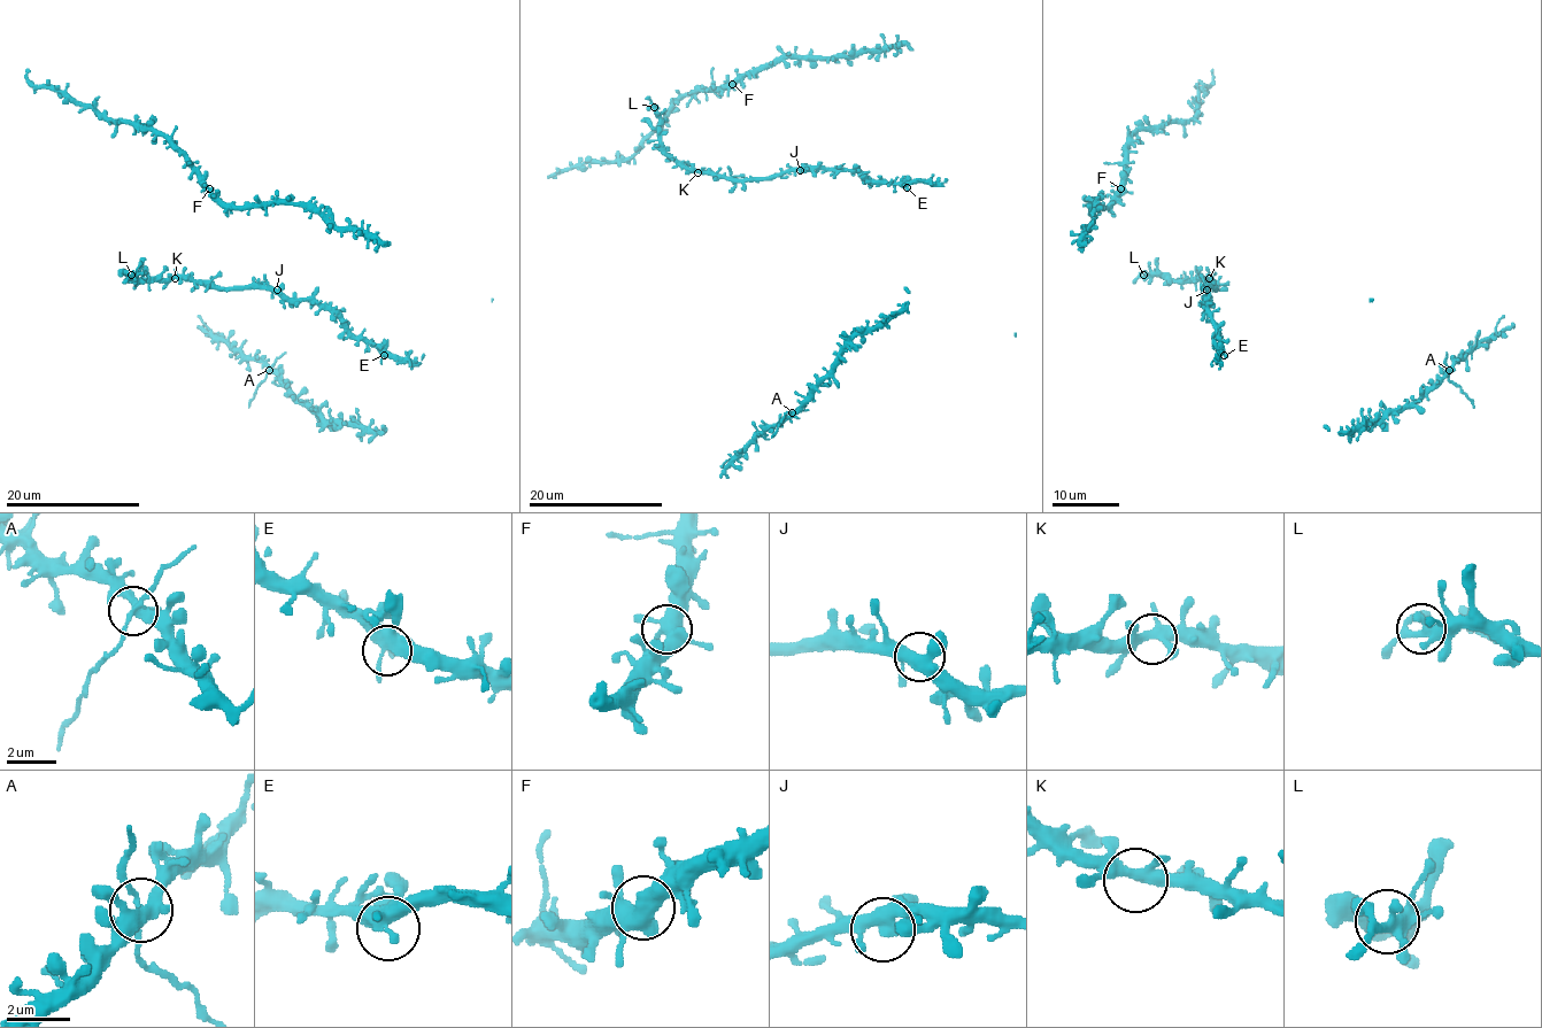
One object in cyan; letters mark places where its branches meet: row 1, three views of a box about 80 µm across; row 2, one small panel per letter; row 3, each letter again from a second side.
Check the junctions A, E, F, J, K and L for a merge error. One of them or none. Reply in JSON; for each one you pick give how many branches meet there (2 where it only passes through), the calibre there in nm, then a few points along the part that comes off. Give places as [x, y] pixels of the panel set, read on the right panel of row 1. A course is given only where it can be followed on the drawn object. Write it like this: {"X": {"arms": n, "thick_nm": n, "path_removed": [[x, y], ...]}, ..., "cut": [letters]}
{"A": {"arms": 5, "thick_nm": 320, "path_removed": [[1449, 370], [1448, 378], [1474, 407]]}, "cut": ["A"]}

